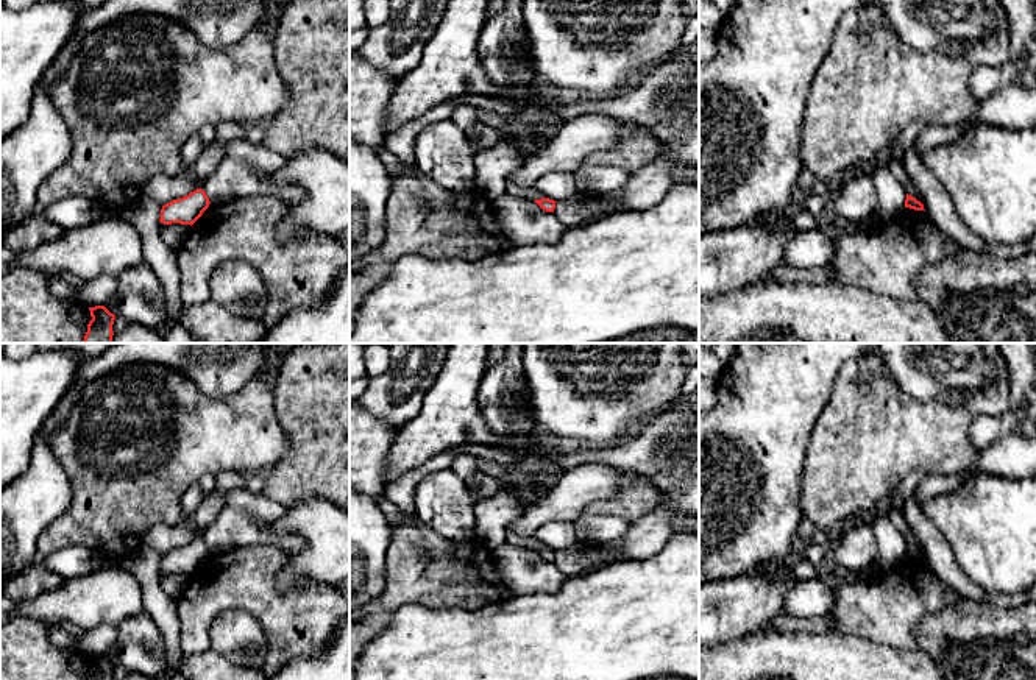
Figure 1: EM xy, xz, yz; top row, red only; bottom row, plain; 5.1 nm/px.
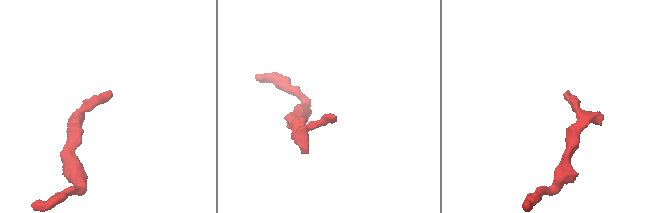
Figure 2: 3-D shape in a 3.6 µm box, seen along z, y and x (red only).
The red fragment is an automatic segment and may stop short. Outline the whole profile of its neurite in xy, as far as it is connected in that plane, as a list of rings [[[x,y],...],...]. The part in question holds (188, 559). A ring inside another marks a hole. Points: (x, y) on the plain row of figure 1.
[[[197,538],[183,547],[164,554],[159,571],[164,574],[181,572],[192,576],[209,554],[211,551],[206,541],[203,538]]]

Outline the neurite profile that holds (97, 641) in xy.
[[[103,624],[78,636],[78,650],[86,657],[105,655],[117,643],[117,627]]]

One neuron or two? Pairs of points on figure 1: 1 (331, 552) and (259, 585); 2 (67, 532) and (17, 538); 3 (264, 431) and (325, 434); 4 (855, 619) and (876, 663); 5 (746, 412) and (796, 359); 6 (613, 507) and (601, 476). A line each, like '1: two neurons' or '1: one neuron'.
1: two neurons
2: two neurons
3: two neurons
4: two neurons
5: one neuron
6: two neurons

